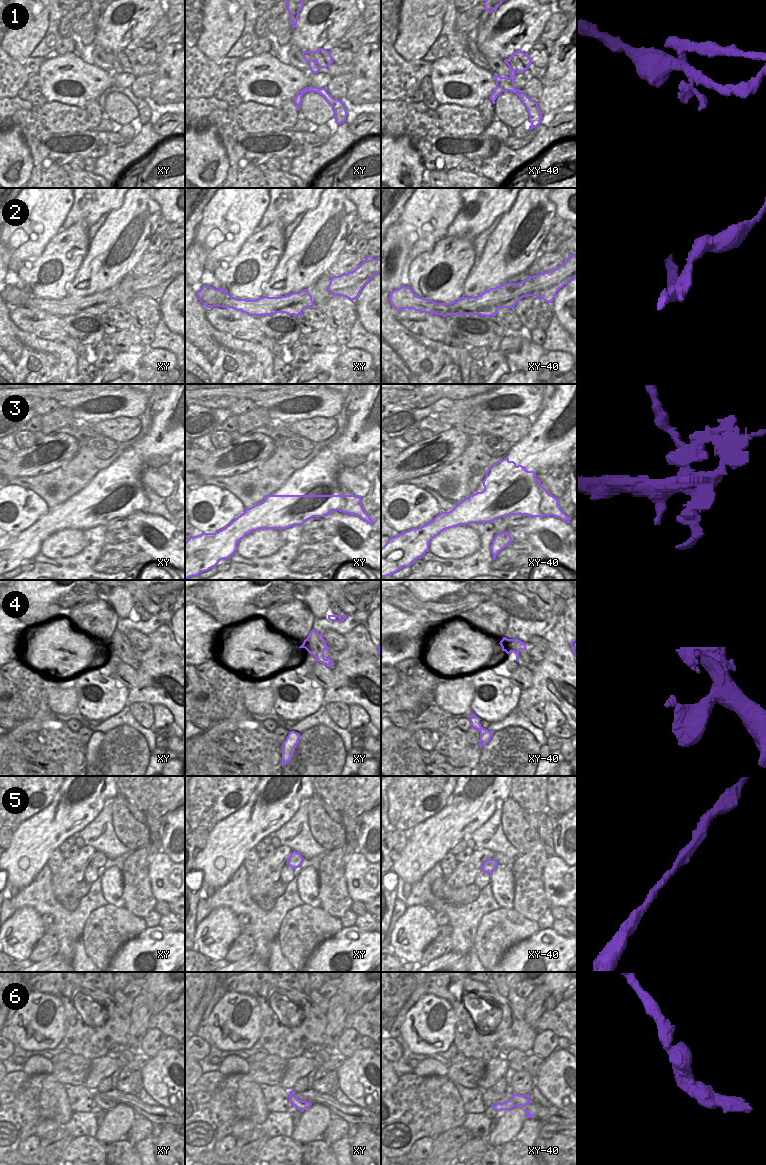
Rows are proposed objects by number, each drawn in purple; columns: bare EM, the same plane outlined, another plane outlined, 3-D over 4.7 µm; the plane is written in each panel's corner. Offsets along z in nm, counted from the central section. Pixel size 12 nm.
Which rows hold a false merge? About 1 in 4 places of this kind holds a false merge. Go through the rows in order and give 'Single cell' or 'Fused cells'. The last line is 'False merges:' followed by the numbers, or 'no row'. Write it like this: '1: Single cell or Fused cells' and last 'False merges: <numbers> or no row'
1: Fused cells
2: Fused cells
3: Fused cells
4: Single cell
5: Single cell
6: Single cell
False merges: 1, 2, 3.

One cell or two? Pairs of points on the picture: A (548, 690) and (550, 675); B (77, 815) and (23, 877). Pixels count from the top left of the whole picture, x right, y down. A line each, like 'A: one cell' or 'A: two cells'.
A: one cell
B: one cell

